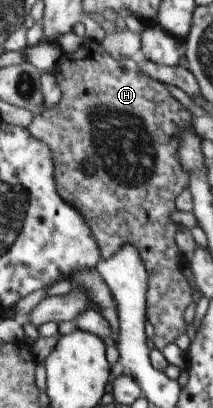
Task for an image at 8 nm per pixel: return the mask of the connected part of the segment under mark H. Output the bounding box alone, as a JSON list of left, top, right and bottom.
[28,39,195,350]

